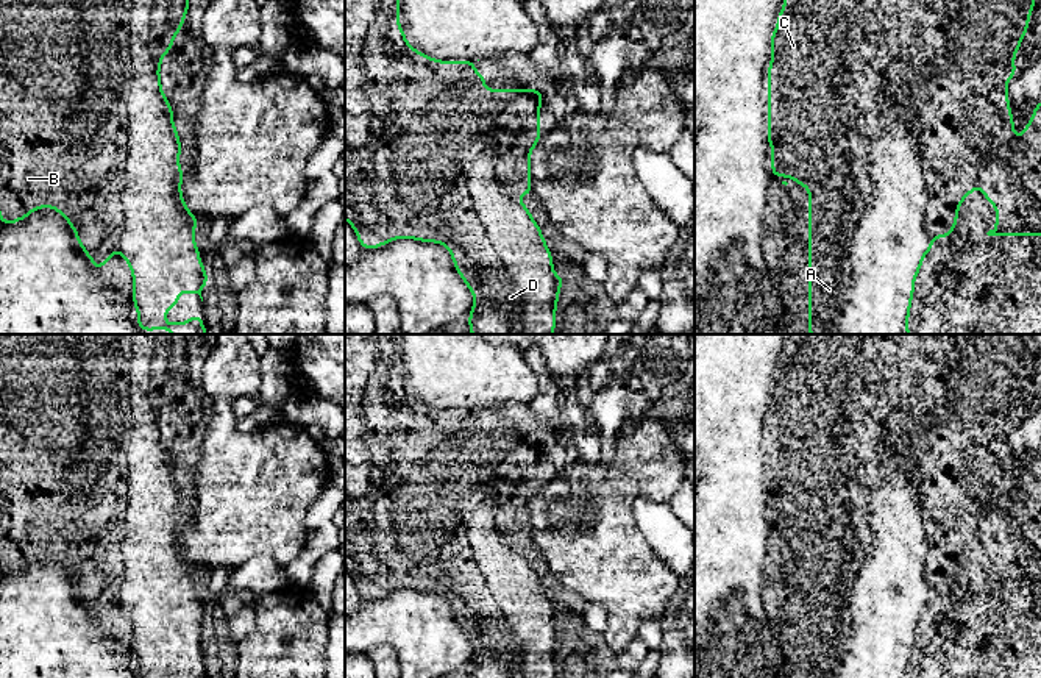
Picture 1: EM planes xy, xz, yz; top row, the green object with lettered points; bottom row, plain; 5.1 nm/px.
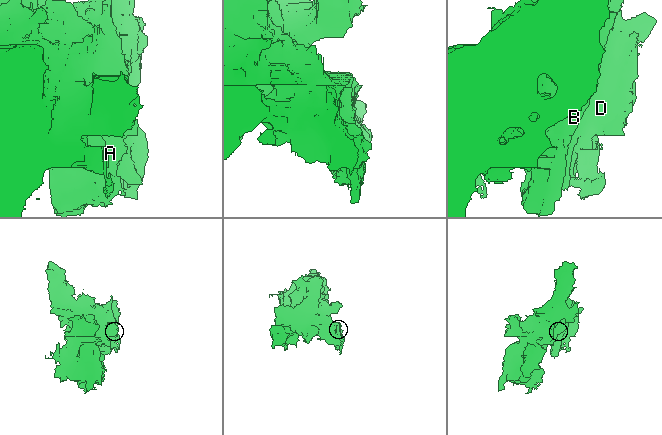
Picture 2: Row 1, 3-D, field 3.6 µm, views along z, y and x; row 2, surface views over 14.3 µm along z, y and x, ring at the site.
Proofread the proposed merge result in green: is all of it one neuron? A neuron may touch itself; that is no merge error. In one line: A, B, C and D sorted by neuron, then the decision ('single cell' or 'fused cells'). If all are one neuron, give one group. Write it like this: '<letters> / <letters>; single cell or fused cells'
A B C / D; fused cells

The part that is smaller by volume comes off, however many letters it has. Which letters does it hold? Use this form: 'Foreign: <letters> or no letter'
Foreign: D

